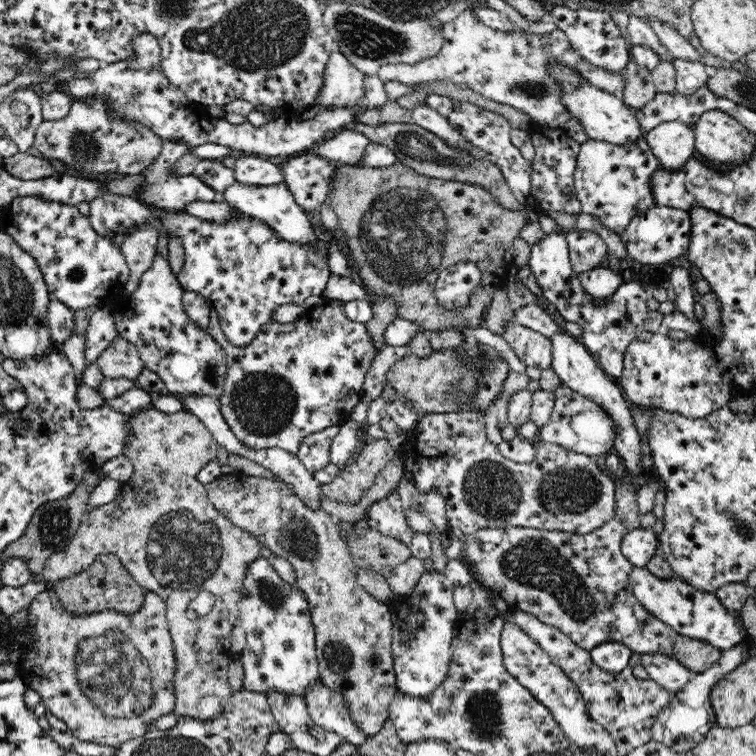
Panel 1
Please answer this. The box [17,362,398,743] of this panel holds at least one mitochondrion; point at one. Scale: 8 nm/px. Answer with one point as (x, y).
(117, 678)

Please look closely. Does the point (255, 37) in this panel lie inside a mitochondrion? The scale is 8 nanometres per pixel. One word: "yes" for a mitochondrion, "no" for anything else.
yes

